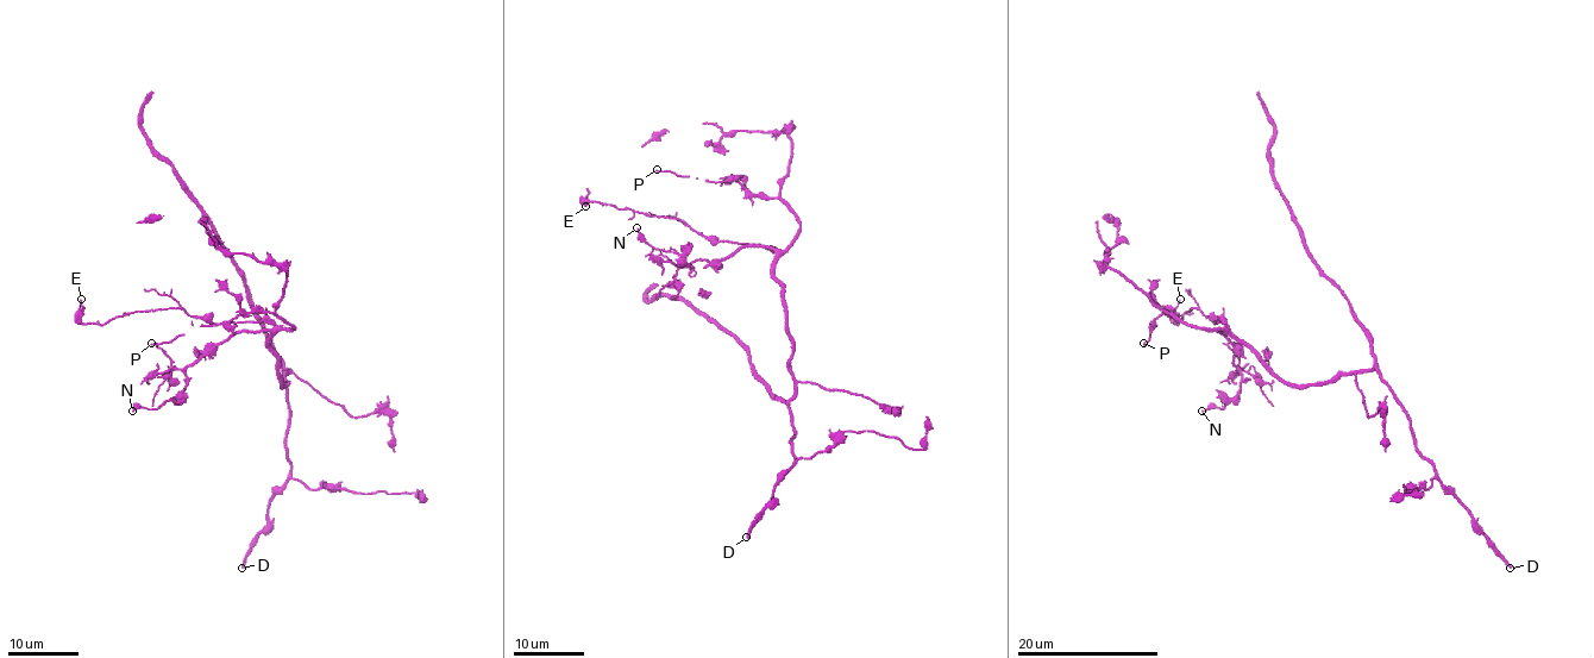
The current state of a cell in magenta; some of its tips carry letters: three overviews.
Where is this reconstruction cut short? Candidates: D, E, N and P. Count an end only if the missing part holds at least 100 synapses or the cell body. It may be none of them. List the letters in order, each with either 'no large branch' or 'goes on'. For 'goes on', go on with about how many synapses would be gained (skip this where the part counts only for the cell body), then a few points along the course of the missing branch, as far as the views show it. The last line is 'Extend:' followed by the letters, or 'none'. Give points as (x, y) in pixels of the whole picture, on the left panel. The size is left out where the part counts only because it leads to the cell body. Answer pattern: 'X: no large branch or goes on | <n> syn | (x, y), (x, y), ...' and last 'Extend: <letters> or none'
D: goes on | 170 syn
E: no large branch
N: no large branch
P: no large branch
Extend: D

